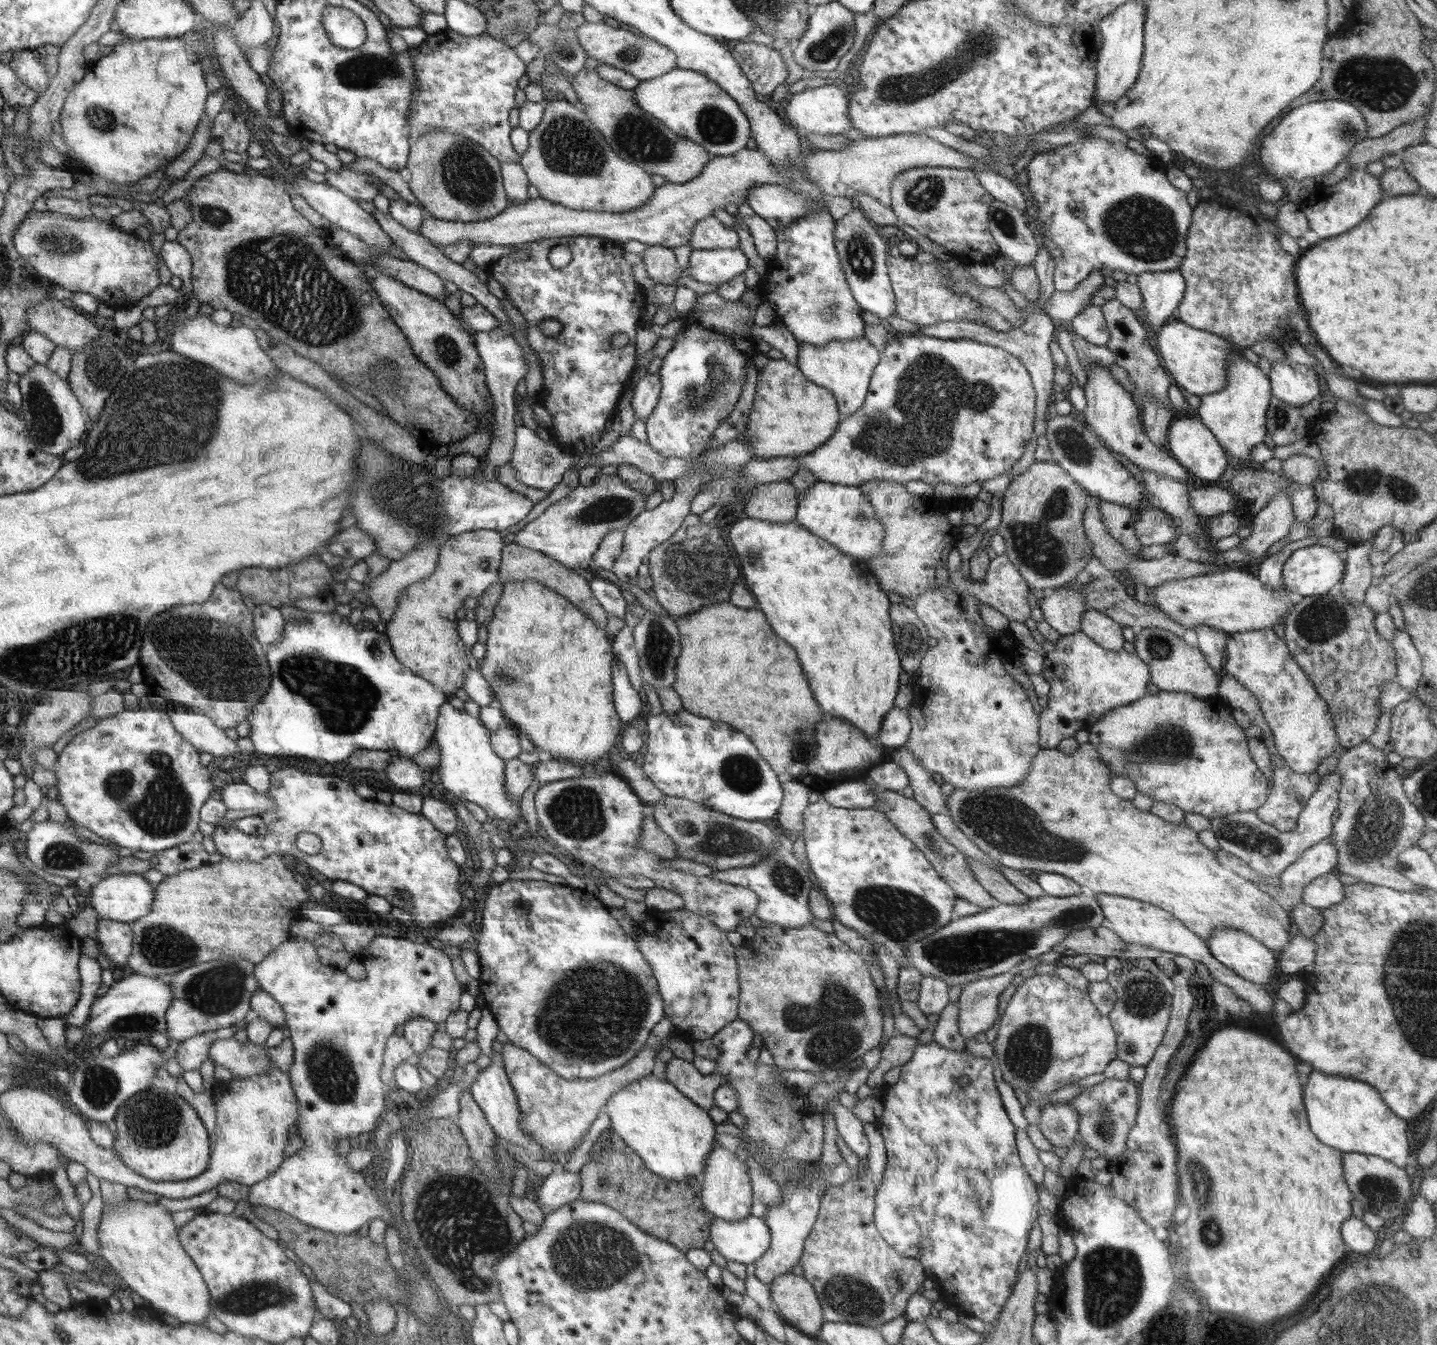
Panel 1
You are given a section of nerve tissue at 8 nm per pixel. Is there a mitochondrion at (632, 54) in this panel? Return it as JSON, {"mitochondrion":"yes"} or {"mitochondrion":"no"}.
{"mitochondrion":"yes"}

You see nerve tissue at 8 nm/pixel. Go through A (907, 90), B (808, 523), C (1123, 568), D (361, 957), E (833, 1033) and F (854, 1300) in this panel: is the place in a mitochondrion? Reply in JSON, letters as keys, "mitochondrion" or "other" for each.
{"A":"mitochondrion","B":"other","C":"other","D":"other","E":"mitochondrion","F":"mitochondrion"}

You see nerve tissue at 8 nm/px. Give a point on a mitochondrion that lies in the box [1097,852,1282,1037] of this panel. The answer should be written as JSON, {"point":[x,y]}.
{"point":[1143,998]}

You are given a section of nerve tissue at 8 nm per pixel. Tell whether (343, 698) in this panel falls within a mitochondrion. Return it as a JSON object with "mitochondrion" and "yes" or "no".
{"mitochondrion":"yes"}

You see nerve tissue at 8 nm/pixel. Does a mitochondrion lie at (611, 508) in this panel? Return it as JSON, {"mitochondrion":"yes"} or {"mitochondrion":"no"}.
{"mitochondrion":"yes"}

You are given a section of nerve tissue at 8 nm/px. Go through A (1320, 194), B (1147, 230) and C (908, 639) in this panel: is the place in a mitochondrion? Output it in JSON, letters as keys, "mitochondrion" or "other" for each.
{"A":"other","B":"mitochondrion","C":"mitochondrion"}

